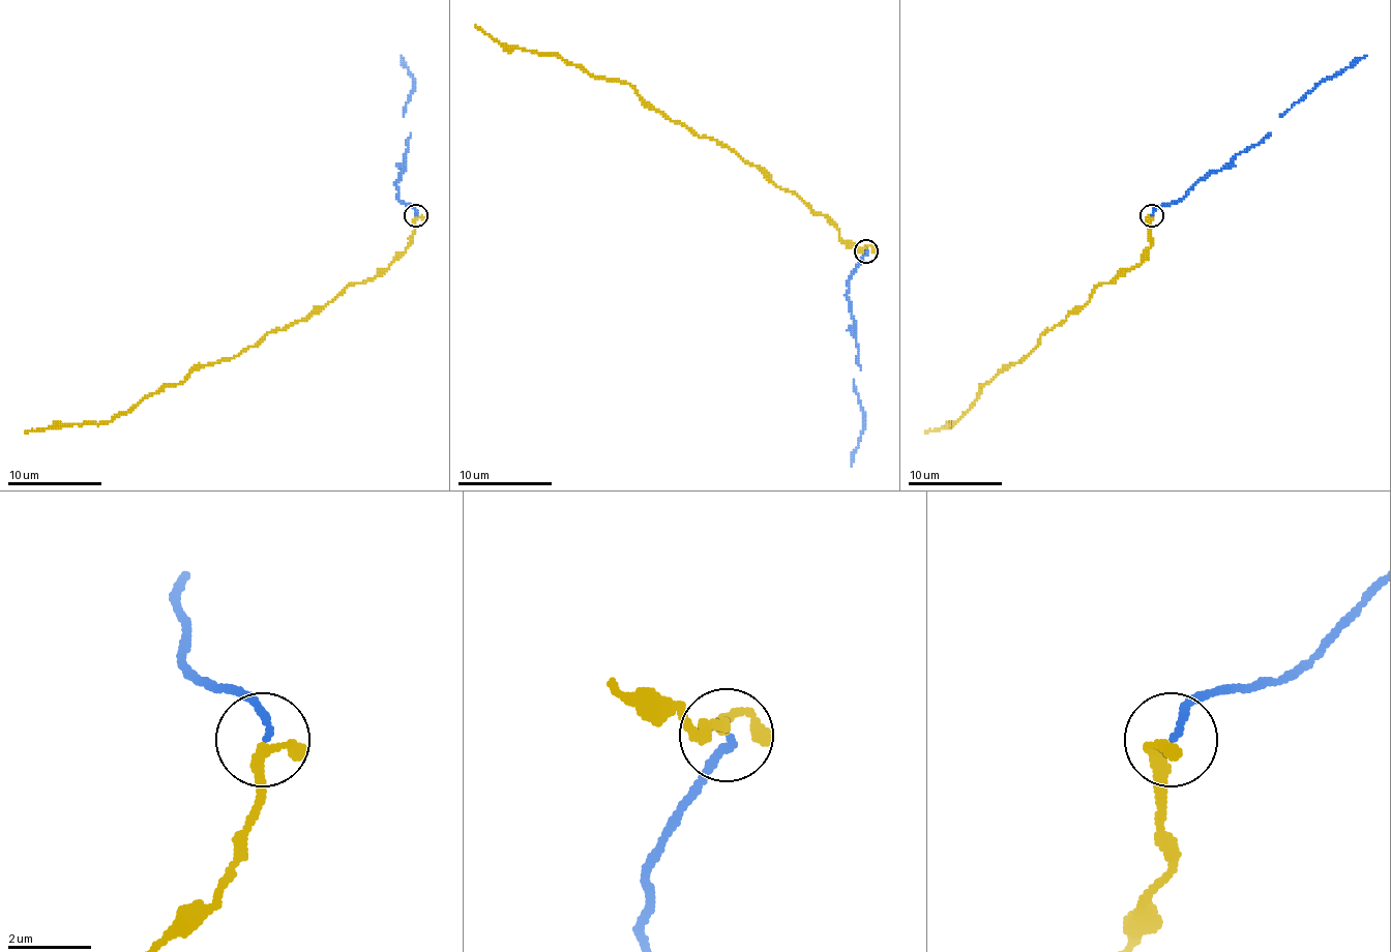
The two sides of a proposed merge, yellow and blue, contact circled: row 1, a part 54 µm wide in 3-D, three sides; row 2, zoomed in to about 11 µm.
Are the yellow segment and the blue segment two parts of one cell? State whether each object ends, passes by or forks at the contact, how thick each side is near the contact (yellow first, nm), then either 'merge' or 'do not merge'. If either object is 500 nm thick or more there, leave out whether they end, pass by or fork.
yellow passes by | blue ends | 220/160 nm | merge

